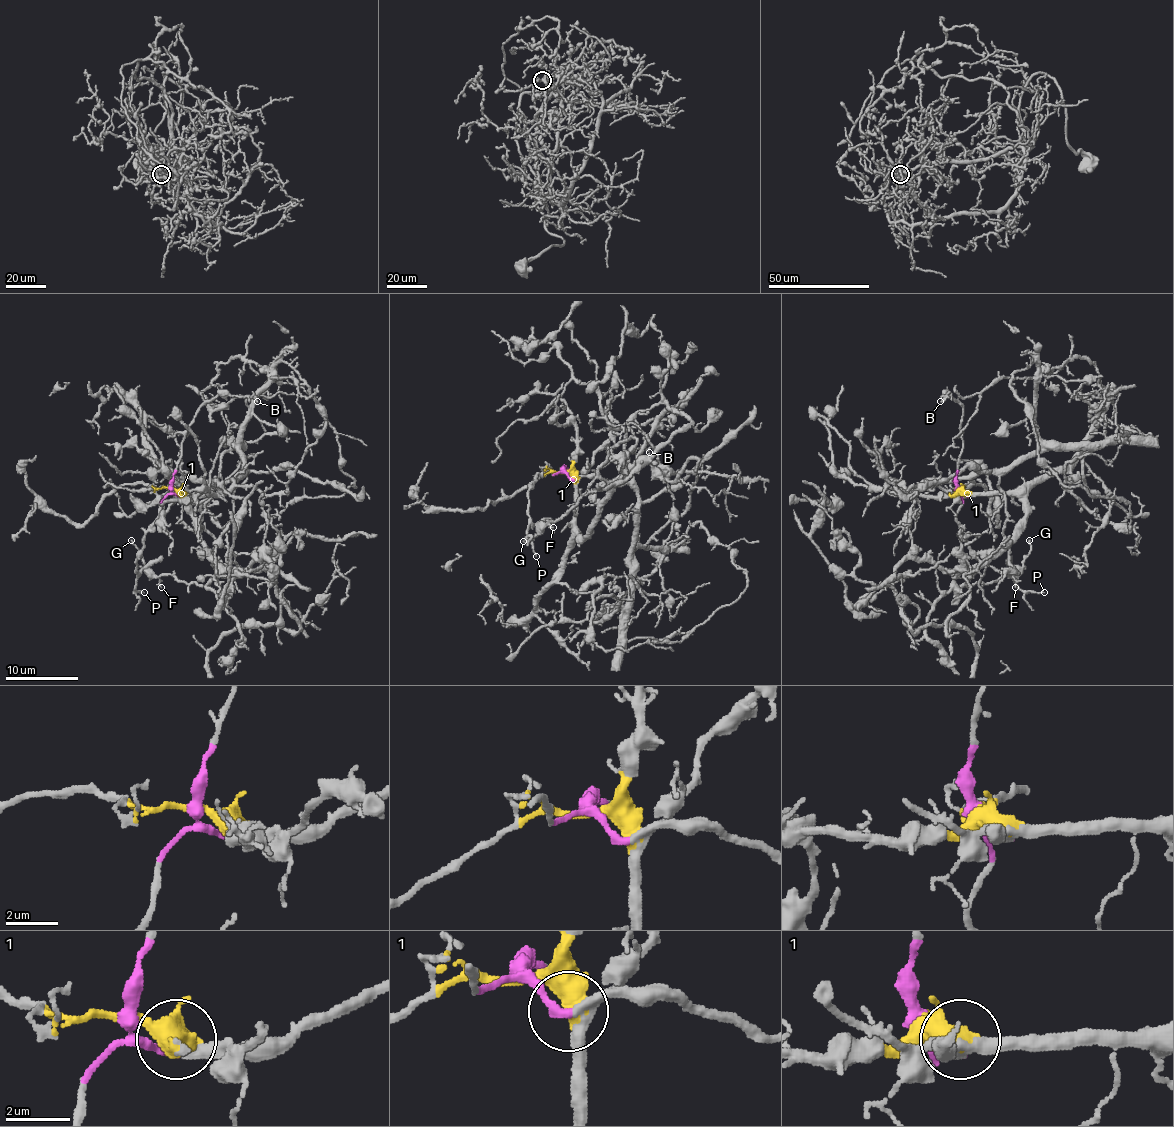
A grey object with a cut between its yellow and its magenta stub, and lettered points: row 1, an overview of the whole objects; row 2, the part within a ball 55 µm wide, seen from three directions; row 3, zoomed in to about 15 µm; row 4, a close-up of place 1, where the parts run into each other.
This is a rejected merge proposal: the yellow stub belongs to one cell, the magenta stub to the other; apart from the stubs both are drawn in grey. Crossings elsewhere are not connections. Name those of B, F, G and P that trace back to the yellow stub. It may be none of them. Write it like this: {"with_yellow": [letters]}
{"with_yellow": ["F", "G"]}

